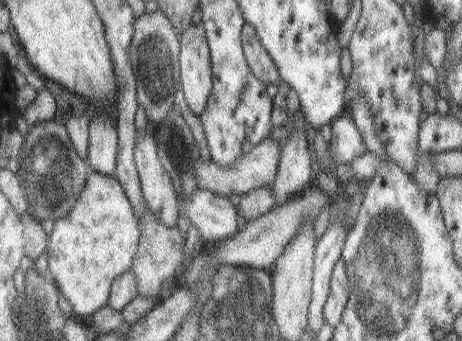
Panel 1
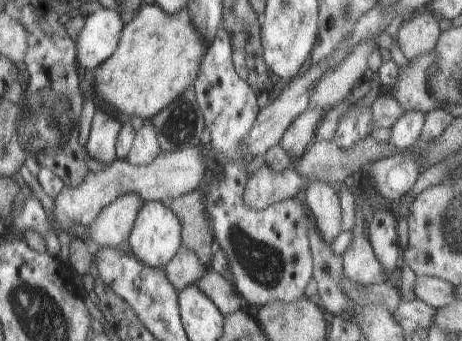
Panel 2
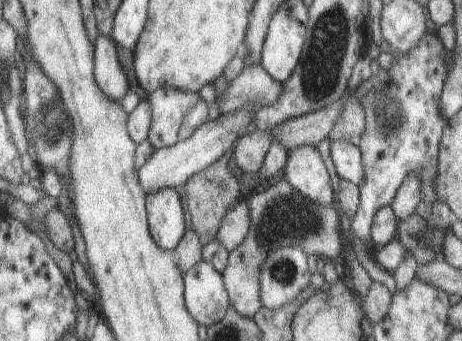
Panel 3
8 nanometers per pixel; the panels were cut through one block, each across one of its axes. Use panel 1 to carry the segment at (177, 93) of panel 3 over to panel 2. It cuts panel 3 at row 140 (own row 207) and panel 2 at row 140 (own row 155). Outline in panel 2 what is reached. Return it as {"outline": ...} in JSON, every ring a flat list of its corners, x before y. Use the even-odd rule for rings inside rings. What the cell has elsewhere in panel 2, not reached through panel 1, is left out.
{"outline":[[145,122,143,128,137,134,133,152,129,154,129,162,135,166,149,166,153,164,161,154,165,152,161,140,159,140,159,132,157,126,153,122]]}

